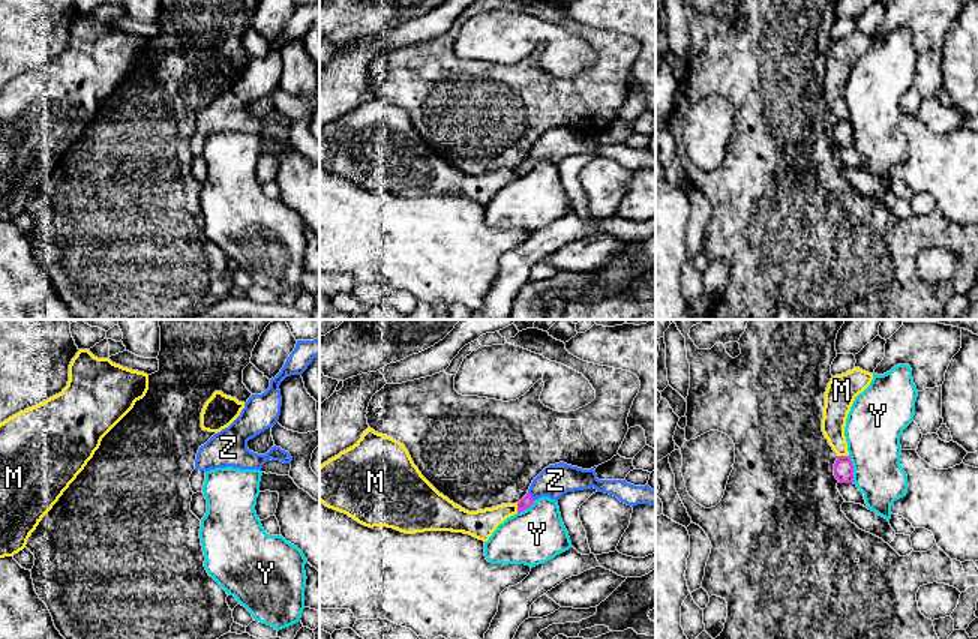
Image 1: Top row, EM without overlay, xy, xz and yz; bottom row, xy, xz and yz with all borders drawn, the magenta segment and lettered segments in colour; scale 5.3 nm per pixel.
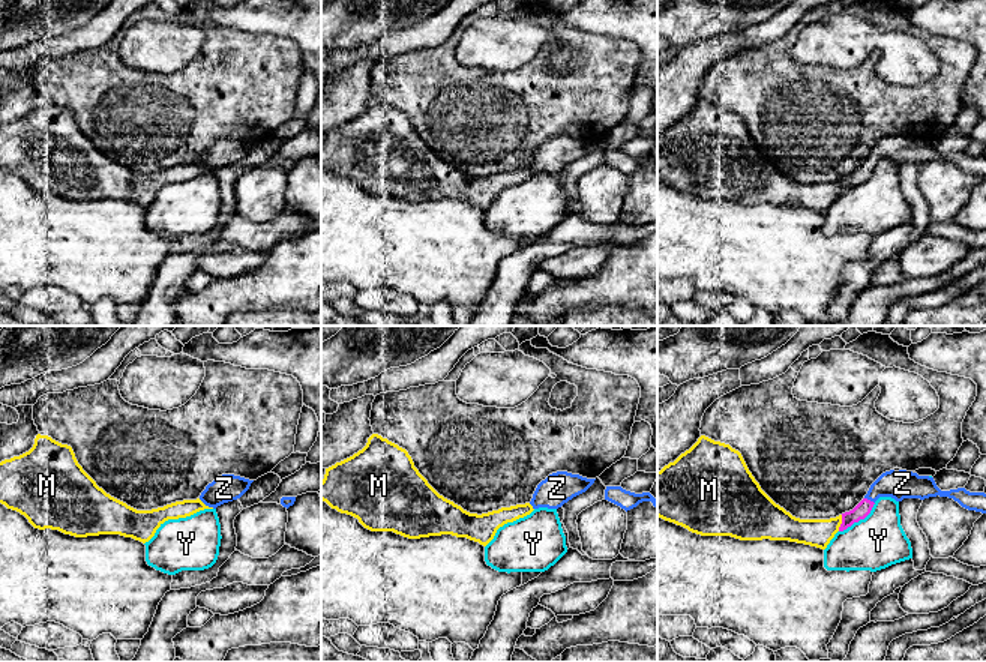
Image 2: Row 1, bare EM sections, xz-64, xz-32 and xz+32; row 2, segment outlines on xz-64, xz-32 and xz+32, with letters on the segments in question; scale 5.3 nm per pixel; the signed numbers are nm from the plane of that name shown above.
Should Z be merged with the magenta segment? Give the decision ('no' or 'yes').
yes

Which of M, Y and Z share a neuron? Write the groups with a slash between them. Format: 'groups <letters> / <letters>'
groups M / Y / Z

